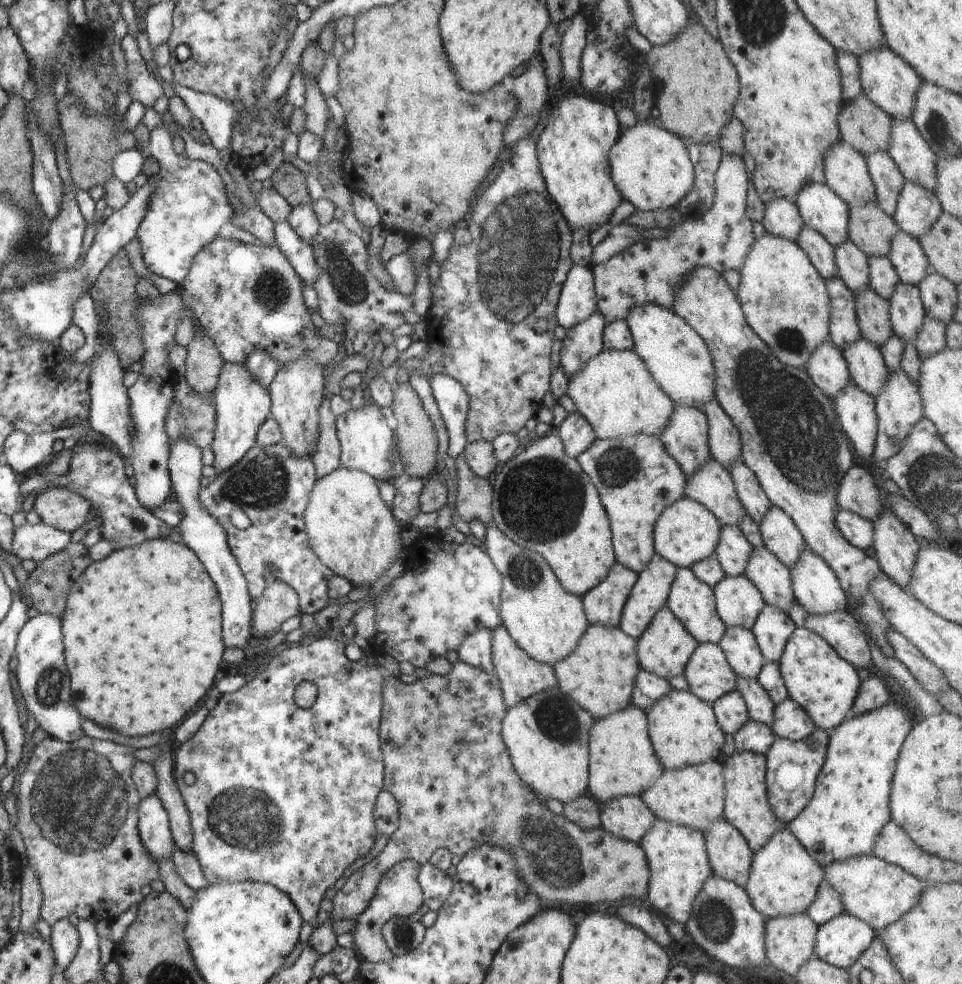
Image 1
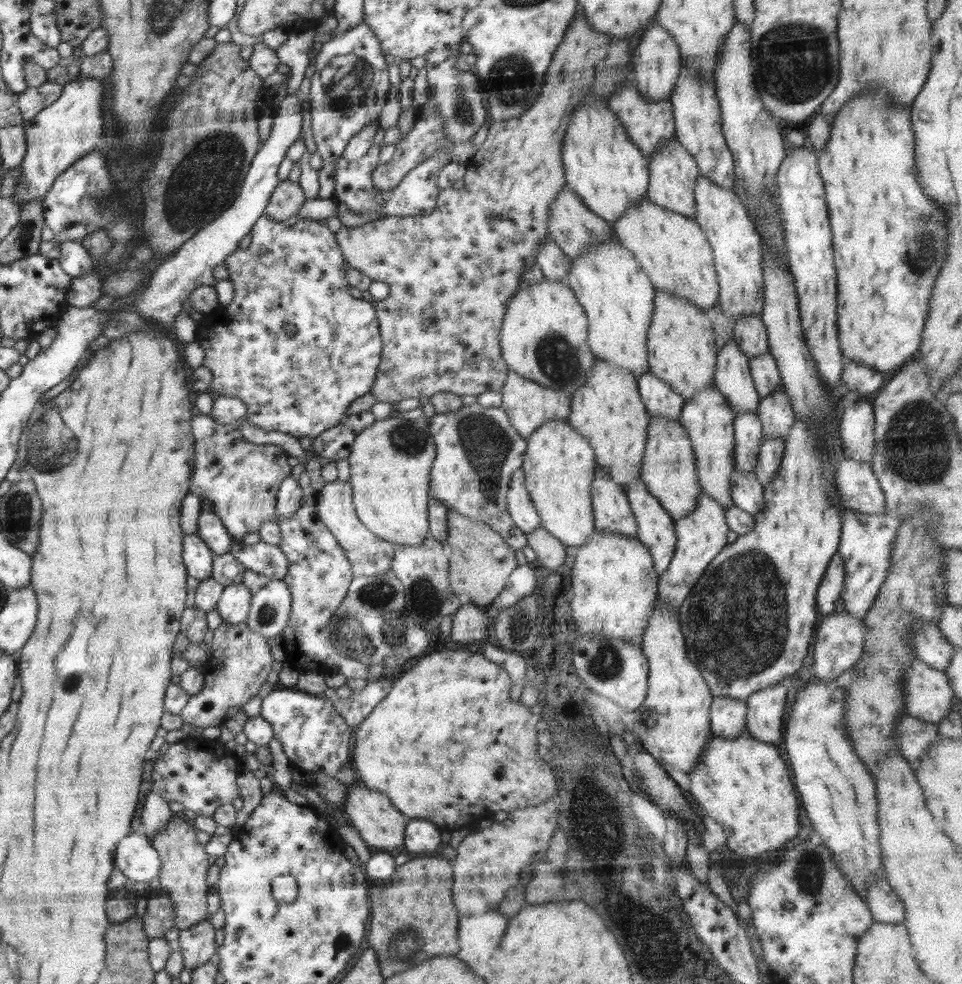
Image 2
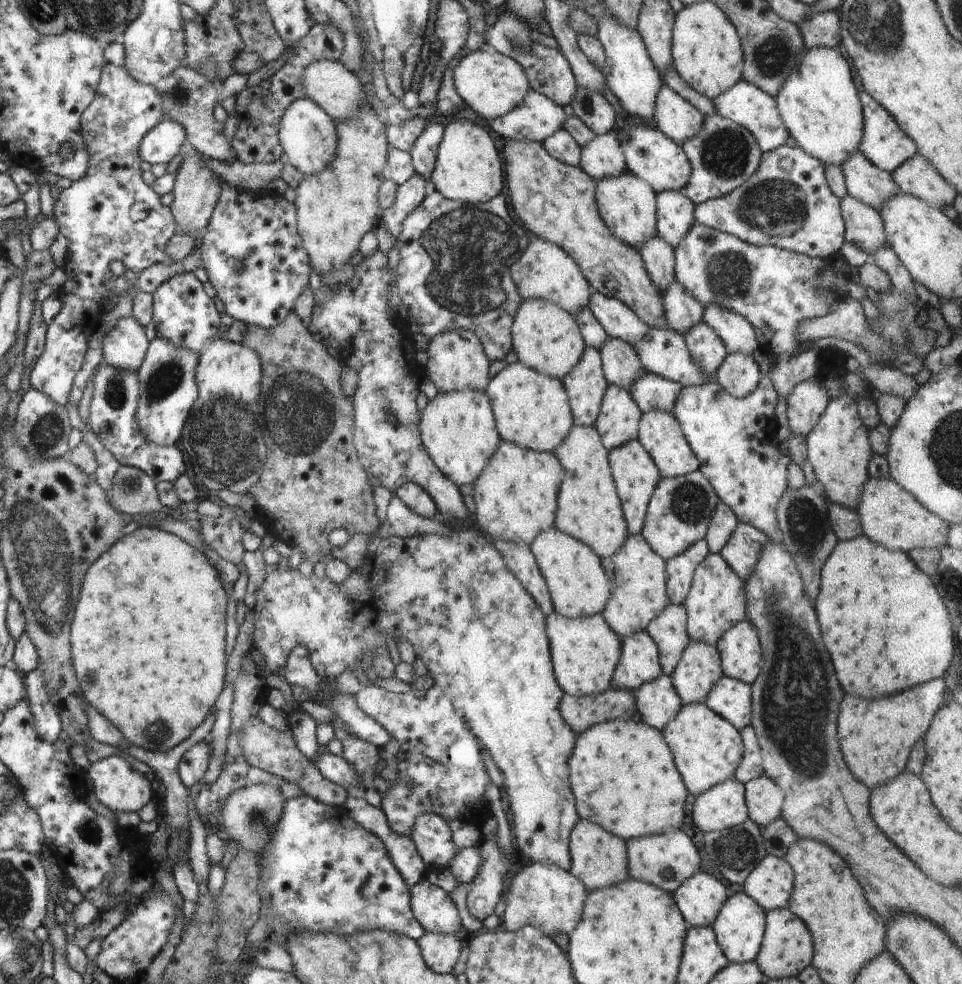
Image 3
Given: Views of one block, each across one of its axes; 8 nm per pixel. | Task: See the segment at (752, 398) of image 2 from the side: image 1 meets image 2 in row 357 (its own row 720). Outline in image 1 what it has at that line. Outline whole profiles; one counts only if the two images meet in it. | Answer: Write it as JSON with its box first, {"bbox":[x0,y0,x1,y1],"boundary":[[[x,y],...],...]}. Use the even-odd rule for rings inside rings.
{"bbox":[710,689,748,735],"boundary":[[[735,689],[710,704],[718,725],[724,733],[734,735],[748,720],[746,704]]]}

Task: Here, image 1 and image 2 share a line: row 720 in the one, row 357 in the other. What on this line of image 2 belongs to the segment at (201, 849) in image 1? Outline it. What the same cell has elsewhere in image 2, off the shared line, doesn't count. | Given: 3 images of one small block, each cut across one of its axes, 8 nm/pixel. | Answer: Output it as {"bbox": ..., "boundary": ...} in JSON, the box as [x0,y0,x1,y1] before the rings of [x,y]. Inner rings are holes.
{"bbox":[195,214,382,439],"boundary":[[[265,214],[256,220],[251,230],[252,239],[247,248],[236,247],[230,256],[225,258],[228,270],[228,280],[232,282],[234,297],[228,306],[219,305],[206,316],[197,319],[195,341],[204,349],[204,362],[202,366],[208,368],[212,373],[212,384],[207,392],[214,397],[236,397],[244,401],[246,414],[243,416],[250,424],[278,432],[287,432],[292,436],[309,436],[315,439],[325,430],[336,426],[347,415],[347,410],[352,402],[370,393],[375,382],[375,376],[382,360],[382,337],[380,337],[380,323],[376,317],[376,309],[370,301],[357,299],[350,295],[349,284],[344,272],[345,260],[342,256],[335,234],[322,225],[319,221],[309,218],[299,219],[297,223],[289,227],[284,222],[276,222]],[[284,324],[293,324],[296,327],[295,334],[286,334]]]}

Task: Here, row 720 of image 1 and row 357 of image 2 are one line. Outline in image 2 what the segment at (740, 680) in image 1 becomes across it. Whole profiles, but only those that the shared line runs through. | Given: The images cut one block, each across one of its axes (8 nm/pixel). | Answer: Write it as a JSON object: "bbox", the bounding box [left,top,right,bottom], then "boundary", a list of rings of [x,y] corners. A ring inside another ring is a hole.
{"bbox":[749,352,781,400],"boundary":[[[770,352],[750,359],[749,367],[756,391],[758,391],[761,400],[780,387],[781,376]]]}

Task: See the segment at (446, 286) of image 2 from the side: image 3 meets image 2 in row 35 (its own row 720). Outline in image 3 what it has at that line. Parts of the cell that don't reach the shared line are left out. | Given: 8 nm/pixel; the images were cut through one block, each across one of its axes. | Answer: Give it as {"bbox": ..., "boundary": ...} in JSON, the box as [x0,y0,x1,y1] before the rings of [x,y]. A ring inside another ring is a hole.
{"bbox":[559,688,637,734],"boundary":[[[610,688],[596,696],[570,696],[560,700],[559,711],[575,734],[582,734],[595,724],[617,718],[631,719],[637,711],[635,692]]]}

